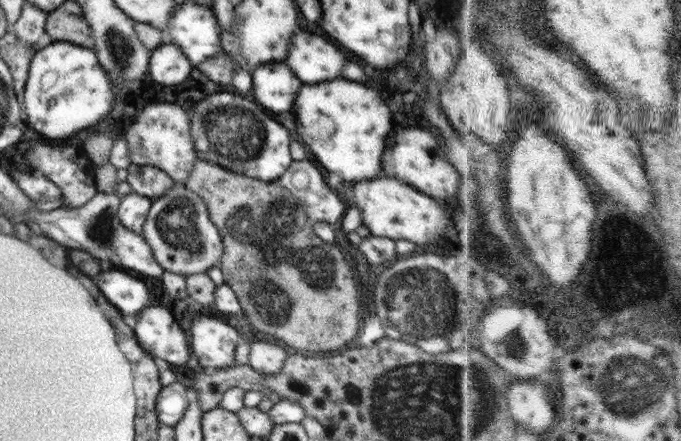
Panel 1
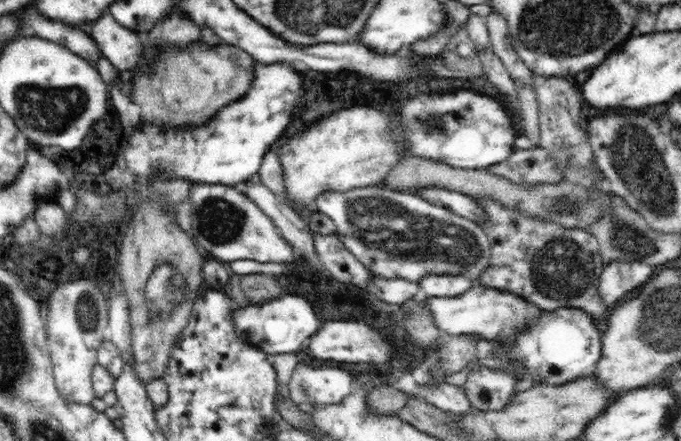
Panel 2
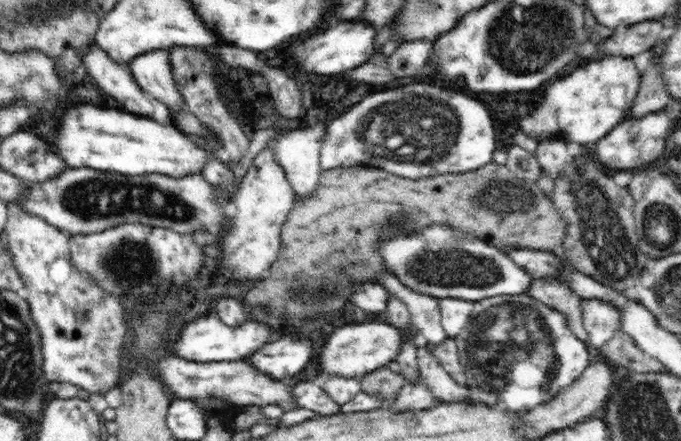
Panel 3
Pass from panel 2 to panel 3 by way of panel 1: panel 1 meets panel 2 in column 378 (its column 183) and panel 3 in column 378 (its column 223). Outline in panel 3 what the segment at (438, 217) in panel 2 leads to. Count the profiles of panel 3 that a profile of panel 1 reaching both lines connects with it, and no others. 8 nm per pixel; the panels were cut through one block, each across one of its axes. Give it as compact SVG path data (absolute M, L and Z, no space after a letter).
M440 223L388 238L378 246L378 253L388 271L404 287L438 299L479 301L500 295L528 294L533 279L507 255L476 235Z

